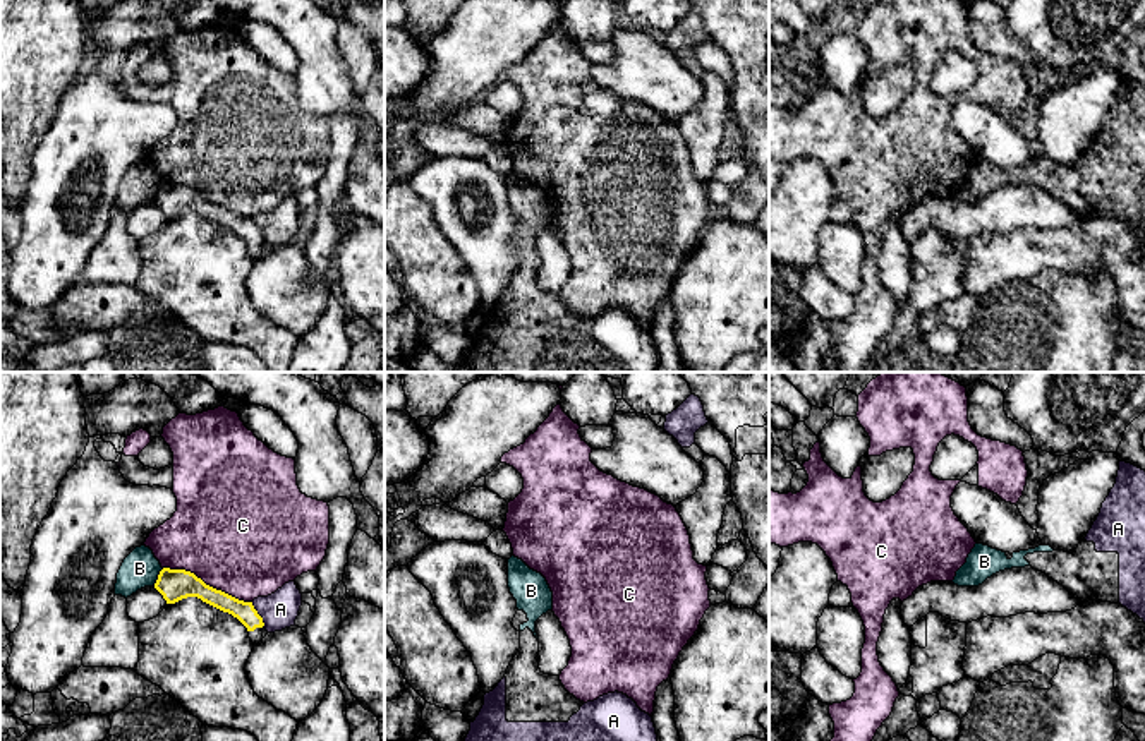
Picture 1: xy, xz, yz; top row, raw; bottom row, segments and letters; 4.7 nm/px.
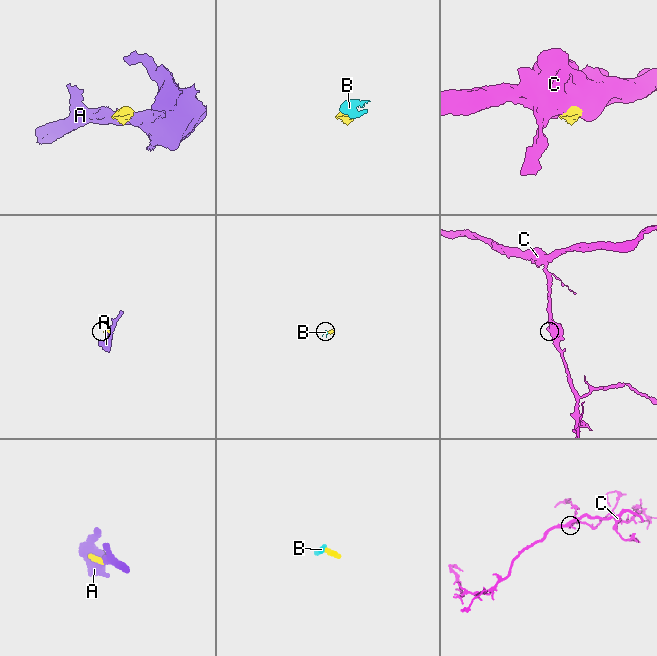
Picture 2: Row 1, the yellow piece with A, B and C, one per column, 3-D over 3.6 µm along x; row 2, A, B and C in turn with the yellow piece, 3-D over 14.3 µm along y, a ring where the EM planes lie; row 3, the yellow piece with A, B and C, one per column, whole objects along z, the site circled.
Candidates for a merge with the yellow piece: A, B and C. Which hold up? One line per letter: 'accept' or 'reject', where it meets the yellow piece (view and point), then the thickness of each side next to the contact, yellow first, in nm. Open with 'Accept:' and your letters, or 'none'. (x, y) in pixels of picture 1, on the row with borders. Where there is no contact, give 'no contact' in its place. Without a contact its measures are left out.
Accept: none
A: reject; contact xy (258, 614); calibres 100 and 170 nm
B: reject; contact xy (158, 577); calibres 150 and 170 nm
C: reject; contact xy (208, 585); calibres 150 and 500 nm

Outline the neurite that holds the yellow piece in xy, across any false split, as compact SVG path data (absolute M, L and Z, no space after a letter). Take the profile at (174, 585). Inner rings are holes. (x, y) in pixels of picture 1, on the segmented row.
M163 568L154 588L163 595L167 604L197 597L203 602L232 614L247 628L252 645L257 645L268 635L263 618L257 614L252 602L244 602L216 590L191 571Z

